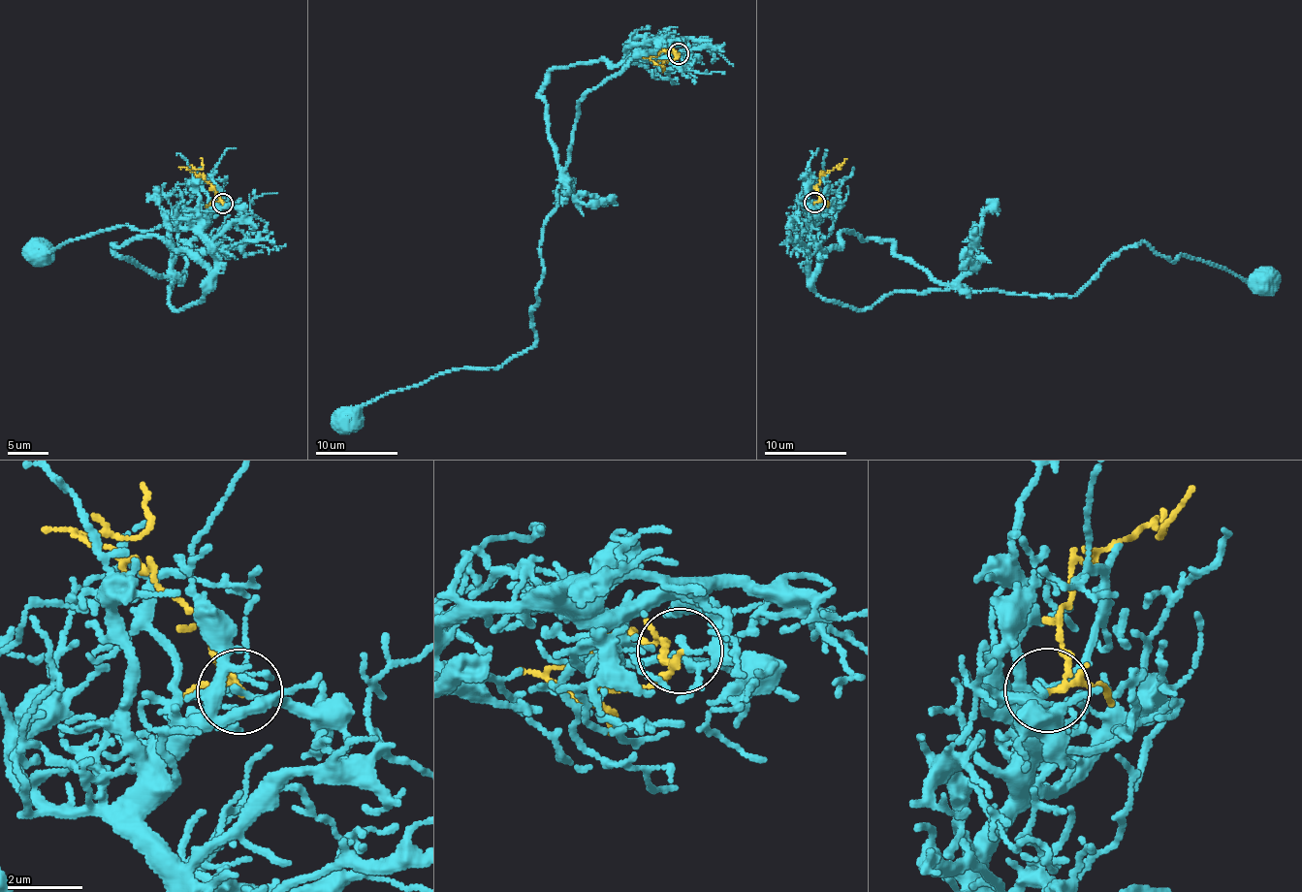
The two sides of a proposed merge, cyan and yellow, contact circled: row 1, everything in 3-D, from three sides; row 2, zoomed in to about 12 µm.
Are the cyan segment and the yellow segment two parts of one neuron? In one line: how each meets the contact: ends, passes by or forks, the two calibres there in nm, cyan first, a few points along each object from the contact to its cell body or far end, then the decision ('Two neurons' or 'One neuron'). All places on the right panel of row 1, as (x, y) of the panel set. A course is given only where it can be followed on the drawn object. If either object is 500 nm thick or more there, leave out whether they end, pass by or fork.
At the ring cyan ends. At the ring yellow passes by. Thickness 170 nm (cyan) against 130 nm. Course of cyan: (813, 202), (804, 207), (809, 284), (856, 309), (962, 286), (1072, 296), (1145, 241), (1262, 280). Course of yellow: (813, 202), (819, 196), (820, 177), (840, 168), (846, 159). Two neurons

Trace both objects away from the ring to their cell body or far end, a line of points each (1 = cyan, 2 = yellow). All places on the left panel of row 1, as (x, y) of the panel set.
1: (222, 203), (203, 232), (212, 287), (178, 310), (167, 289), (186, 273), (183, 211), (43, 251)
2: (222, 203), (203, 179), (187, 170), (203, 167), (201, 158)

